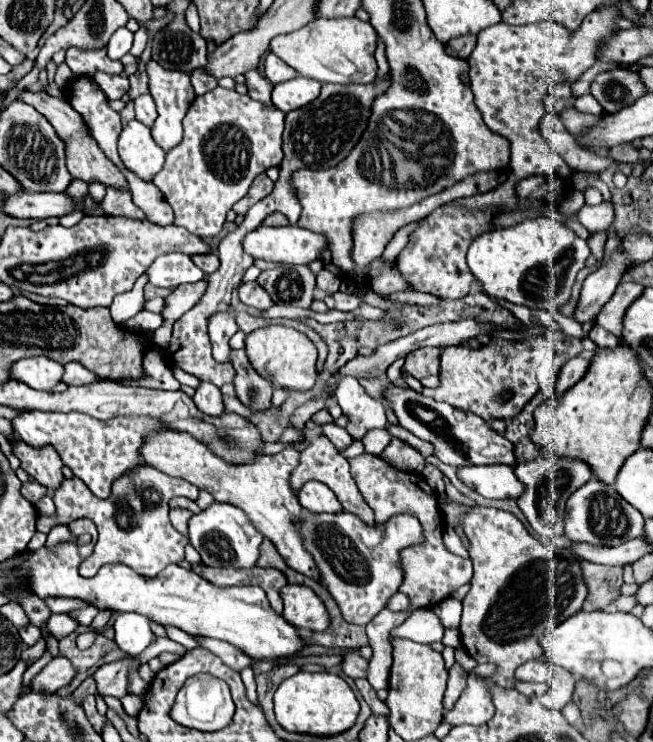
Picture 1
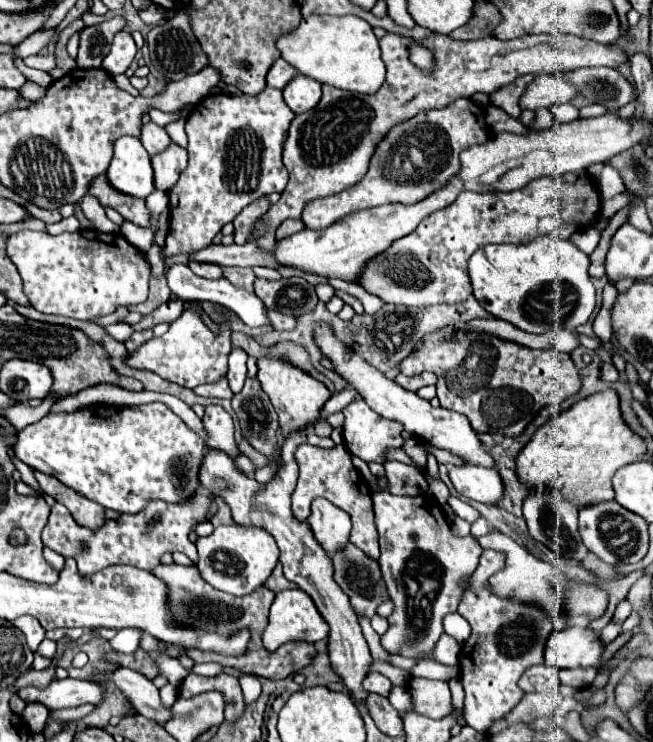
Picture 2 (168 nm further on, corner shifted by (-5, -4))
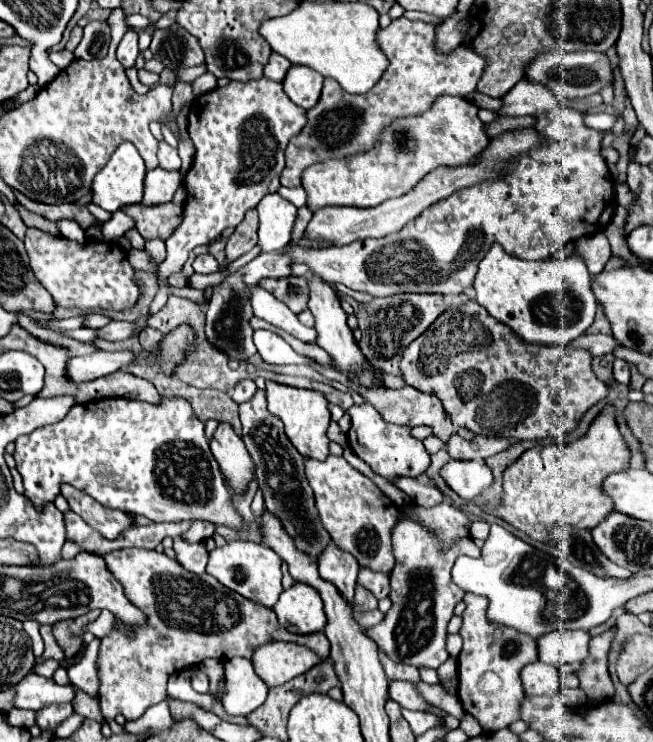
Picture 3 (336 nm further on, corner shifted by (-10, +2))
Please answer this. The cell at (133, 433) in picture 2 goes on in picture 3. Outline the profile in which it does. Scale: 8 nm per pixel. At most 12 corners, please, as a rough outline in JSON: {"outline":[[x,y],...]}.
{"outline":[[104,399],[18,437],[38,511],[68,483],[154,523],[238,533],[204,423]]}

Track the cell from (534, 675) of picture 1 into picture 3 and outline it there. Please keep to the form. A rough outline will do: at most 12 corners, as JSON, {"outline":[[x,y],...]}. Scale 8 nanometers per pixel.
{"outline":[[528,663],[520,677],[526,695],[558,695],[558,669]]}

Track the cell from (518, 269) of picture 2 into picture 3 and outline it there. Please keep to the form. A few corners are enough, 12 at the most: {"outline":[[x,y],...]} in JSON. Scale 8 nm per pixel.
{"outline":[[492,245],[476,301],[524,343],[566,347],[594,321],[578,255]]}

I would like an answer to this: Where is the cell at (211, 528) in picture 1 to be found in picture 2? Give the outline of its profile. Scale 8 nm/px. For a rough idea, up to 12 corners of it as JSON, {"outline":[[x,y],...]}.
{"outline":[[263,527],[199,537],[197,567],[231,595],[263,585],[279,559]]}

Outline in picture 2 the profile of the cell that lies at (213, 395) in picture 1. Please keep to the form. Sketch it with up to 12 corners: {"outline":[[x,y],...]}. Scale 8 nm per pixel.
{"outline":[[221,405],[205,407],[207,447],[237,457],[231,415]]}

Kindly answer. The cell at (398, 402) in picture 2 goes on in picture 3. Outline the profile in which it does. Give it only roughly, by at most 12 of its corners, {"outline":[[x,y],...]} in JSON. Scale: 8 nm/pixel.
{"outline":[[308,277],[318,345],[336,369],[380,387],[346,325],[336,291]]}

